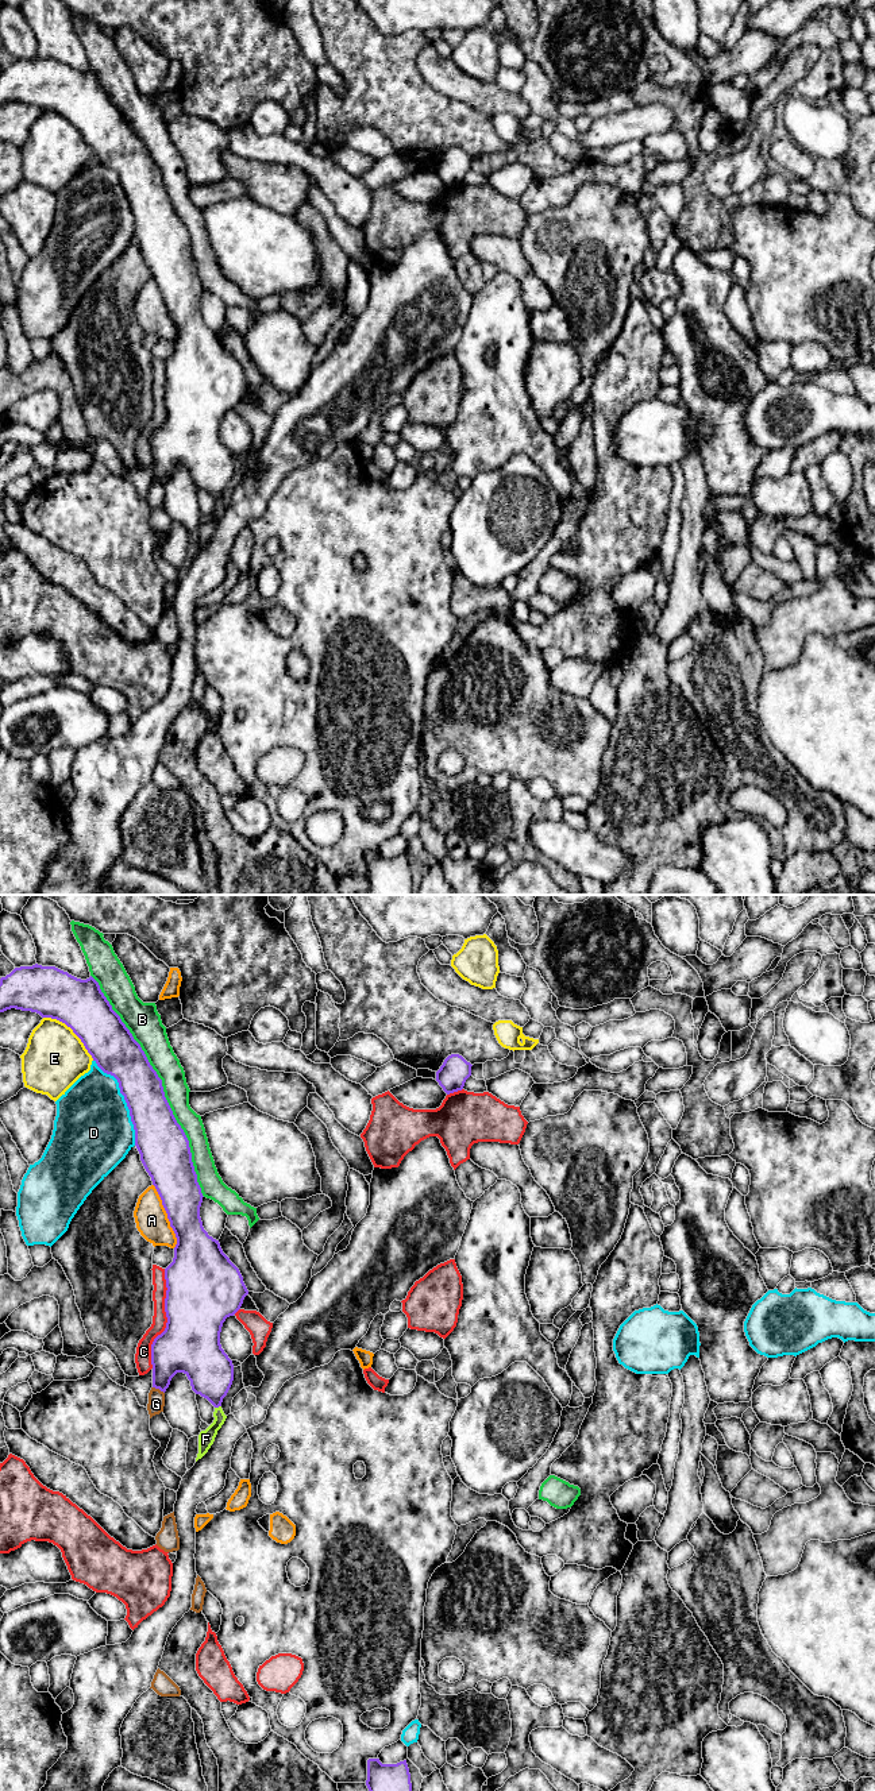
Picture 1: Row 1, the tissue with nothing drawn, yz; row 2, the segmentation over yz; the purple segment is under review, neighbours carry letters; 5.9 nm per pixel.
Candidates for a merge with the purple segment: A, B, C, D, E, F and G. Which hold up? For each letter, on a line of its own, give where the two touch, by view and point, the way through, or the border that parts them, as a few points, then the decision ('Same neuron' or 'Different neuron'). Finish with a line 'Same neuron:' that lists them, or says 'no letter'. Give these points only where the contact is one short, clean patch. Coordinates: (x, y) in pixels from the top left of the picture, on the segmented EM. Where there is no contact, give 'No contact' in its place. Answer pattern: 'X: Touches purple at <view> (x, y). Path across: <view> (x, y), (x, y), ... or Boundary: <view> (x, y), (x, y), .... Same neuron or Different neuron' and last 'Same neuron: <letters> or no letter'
A: Touches purple at yz (168, 1216). Different neuron
B: Touches purple at yz (161, 1085). Different neuron
C: Touches purple at yz (168, 1319). Different neuron
D: Touches purple at yz (124, 1099). Different neuron
E: Touches purple at yz (73, 1031). Different neuron
F: Touches purple at yz (218, 1407). Path across: yz (207, 1366), (215, 1388), (218, 1407), (218, 1423), (205, 1439). Same neuron
G: Touches purple at yz (158, 1388). Different neuron
Same neuron: F

